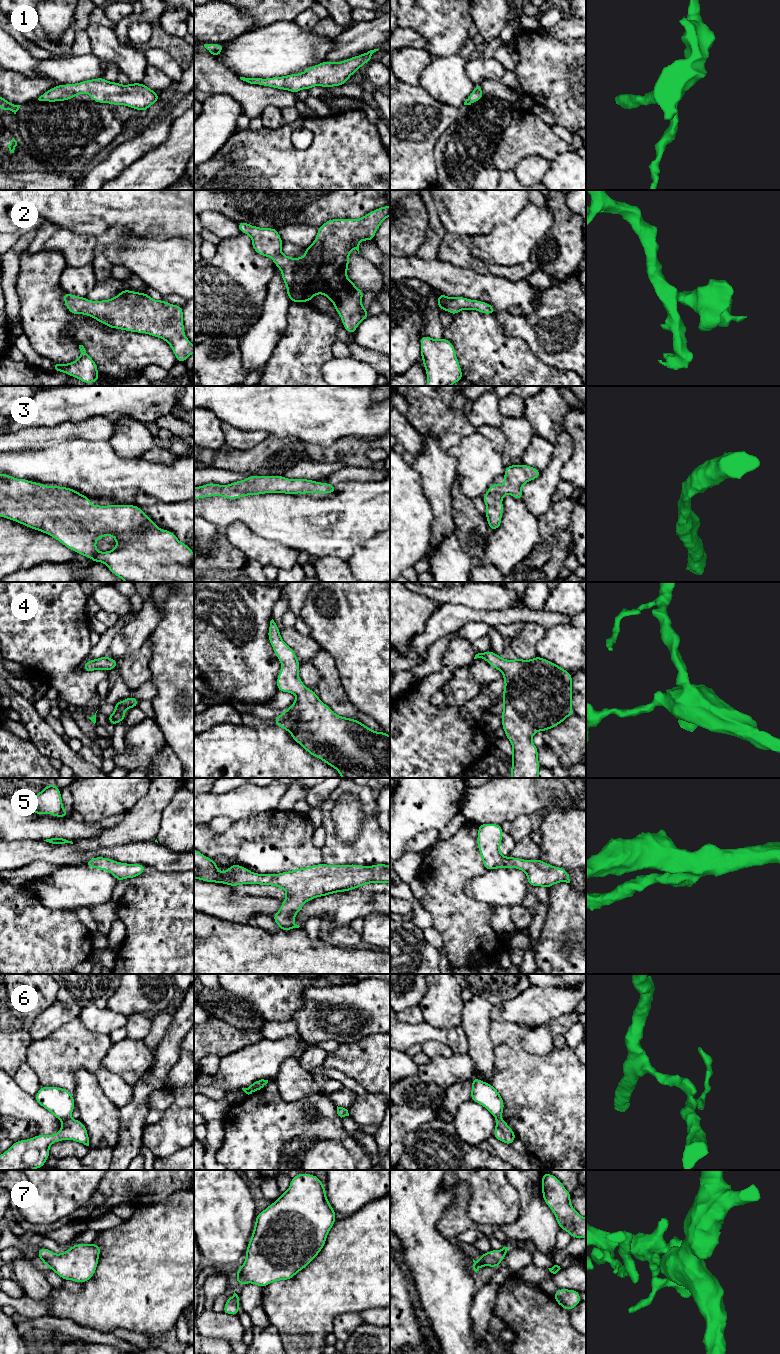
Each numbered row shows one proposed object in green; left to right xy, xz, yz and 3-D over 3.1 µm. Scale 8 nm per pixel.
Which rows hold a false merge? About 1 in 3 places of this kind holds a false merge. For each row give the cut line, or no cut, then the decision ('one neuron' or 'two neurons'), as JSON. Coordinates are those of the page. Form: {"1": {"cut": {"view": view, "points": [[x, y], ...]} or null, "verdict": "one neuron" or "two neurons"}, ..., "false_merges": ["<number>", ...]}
{"1": {"cut": null, "verdict": "one neuron"}, "2": {"cut": null, "verdict": "one neuron"}, "3": {"cut": null, "verdict": "one neuron"}, "4": {"cut": null, "verdict": "one neuron"}, "5": {"cut": null, "verdict": "one neuron"}, "6": {"cut": {"view": "xy", "points": [[70, 1117], [63, 1122]]}, "verdict": "two neurons"}, "7": {"cut": null, "verdict": "one neuron"}, "false_merges": ["6"]}

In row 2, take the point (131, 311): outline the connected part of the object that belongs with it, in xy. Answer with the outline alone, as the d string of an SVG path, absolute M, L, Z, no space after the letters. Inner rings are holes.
M123 290L109 300L91 301L64 292L66 307L74 315L84 314L108 326L149 334L166 341L177 362L194 353L194 345L184 332L183 307L154 300L147 293Z

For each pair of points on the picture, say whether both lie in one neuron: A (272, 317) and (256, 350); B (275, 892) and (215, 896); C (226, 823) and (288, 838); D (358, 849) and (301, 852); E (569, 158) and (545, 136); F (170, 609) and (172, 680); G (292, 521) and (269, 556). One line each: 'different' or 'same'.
A: same
B: different
C: different
D: different
E: different
F: same
G: different

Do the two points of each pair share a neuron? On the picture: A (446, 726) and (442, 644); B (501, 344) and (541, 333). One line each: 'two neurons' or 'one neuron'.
A: two neurons
B: two neurons

